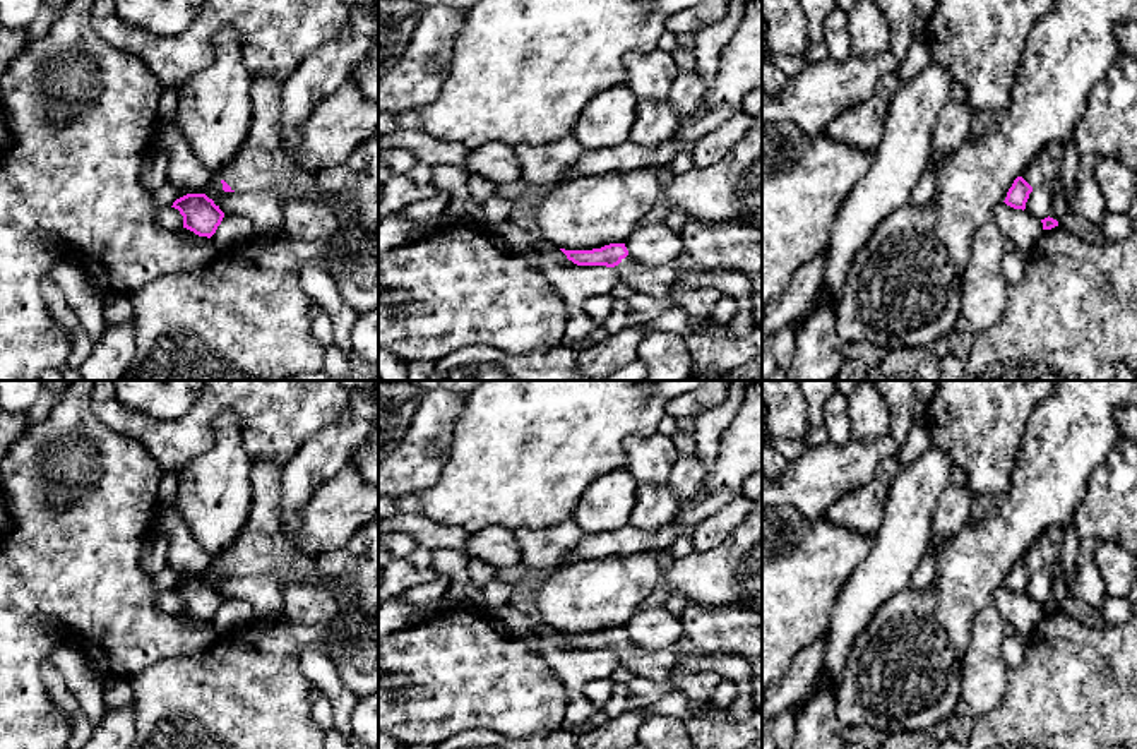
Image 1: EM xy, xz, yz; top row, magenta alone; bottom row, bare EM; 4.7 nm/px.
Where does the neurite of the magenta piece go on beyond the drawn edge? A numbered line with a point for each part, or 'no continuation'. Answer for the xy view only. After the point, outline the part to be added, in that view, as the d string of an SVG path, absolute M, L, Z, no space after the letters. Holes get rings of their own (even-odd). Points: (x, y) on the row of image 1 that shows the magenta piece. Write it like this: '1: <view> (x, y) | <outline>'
1: xy (262, 163) | M252 81L252 125L240 153L216 175L235 192L277 189L283 195L293 182L295 168L281 141L283 81Z

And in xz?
1: xz (654, 281) | M628 255L622 259L615 271L620 281L627 283L635 293L654 298L664 297L676 279L676 271L666 264L661 267L634 262Z

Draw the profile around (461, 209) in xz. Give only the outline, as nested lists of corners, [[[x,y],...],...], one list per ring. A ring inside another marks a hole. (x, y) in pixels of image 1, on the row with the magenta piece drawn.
[[[438,165],[432,173],[432,185],[438,190],[449,190],[450,201],[438,221],[425,228],[423,235],[454,226],[481,226],[485,223],[483,207],[476,204],[467,192],[469,171],[452,165]]]

